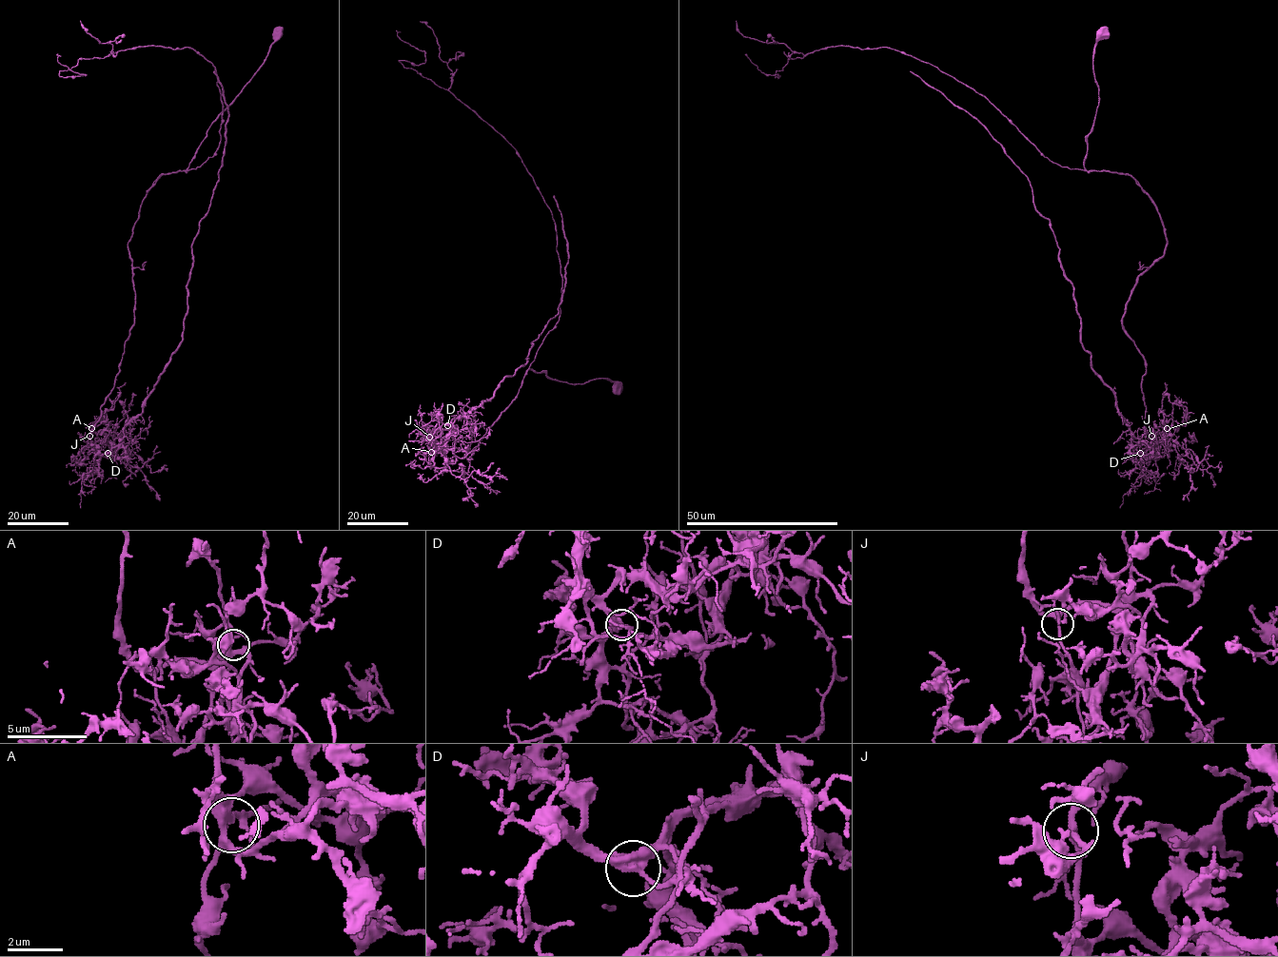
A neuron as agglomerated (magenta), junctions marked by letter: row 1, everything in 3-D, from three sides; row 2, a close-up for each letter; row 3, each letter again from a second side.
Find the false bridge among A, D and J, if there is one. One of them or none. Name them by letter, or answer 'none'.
D

